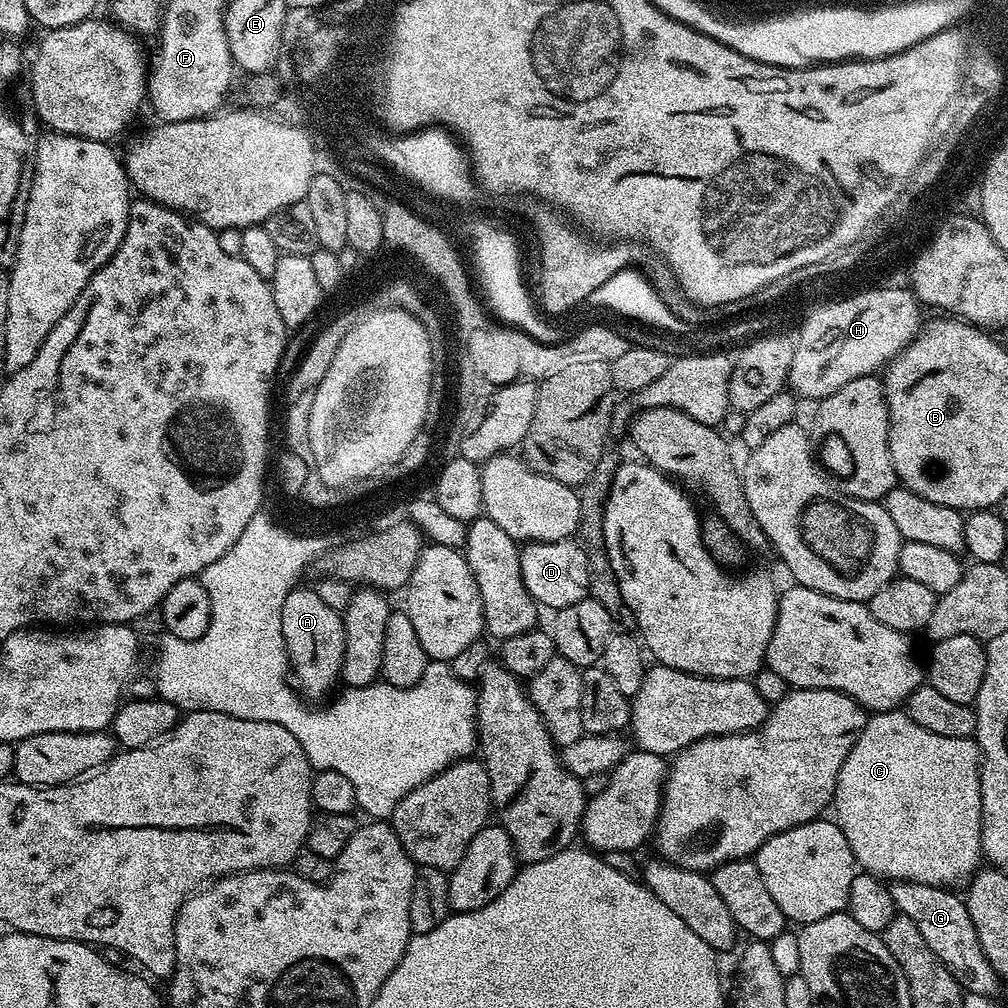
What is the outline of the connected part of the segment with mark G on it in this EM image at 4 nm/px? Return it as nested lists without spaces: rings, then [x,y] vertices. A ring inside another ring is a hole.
[[[895,881],[891,885],[892,897],[897,913],[903,914],[918,926],[926,946],[934,954],[942,966],[955,978],[965,993],[973,992],[983,996],[995,997],[996,991],[1002,987],[994,966],[986,958],[982,946],[978,942],[978,934],[974,930],[974,922],[970,922],[967,903],[955,895],[955,891],[946,888],[935,888],[929,884],[918,882]]]

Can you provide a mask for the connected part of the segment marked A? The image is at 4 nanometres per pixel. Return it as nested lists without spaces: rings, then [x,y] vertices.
[[[297,586],[293,588],[290,594],[286,594],[286,602],[282,602],[282,638],[286,642],[286,650],[288,651],[288,663],[290,665],[290,676],[294,681],[295,687],[301,696],[308,702],[320,702],[324,695],[331,690],[340,680],[340,668],[344,664],[344,617],[339,612],[330,610],[330,606],[326,606],[326,602],[322,602],[322,598],[318,598],[318,594],[311,587],[303,588]]]

